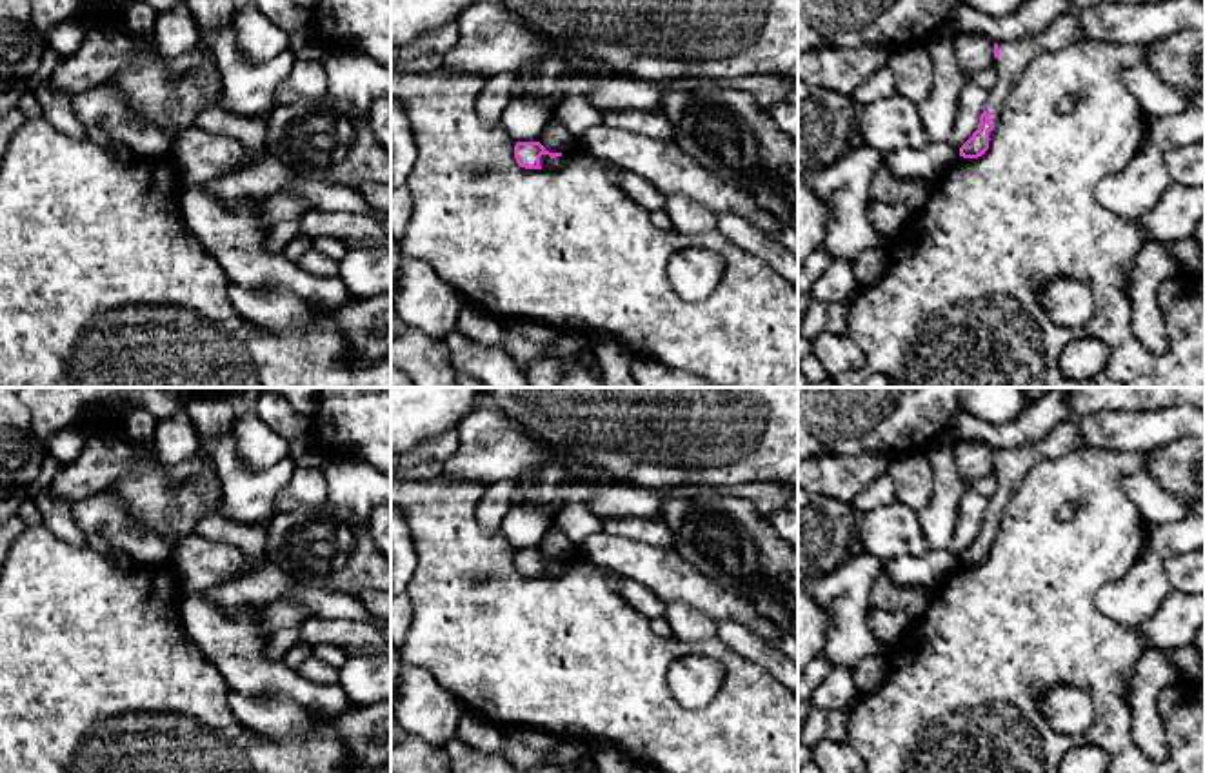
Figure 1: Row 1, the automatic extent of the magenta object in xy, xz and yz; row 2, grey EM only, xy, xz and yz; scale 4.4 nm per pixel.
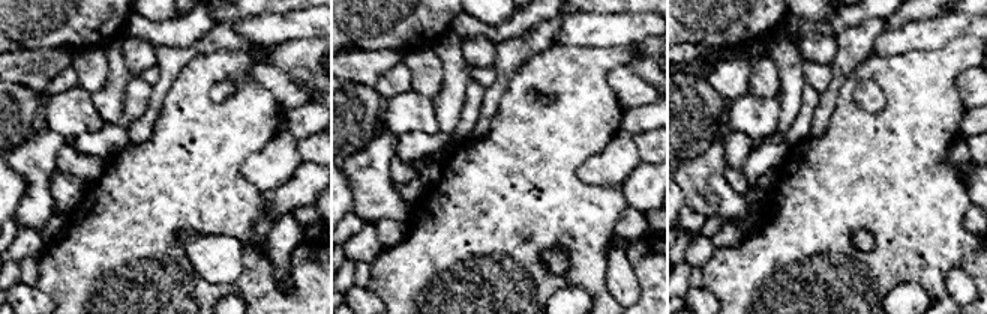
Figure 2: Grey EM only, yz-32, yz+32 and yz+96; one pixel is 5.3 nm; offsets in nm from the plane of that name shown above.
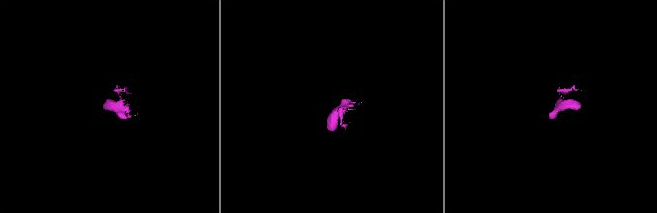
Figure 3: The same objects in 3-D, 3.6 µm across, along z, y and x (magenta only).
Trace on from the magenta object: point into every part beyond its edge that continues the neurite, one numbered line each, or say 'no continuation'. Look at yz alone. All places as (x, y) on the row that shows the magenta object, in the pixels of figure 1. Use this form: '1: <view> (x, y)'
1: yz (1015, 55)

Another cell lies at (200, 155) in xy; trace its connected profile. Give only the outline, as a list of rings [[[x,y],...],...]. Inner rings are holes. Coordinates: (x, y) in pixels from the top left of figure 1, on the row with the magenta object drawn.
[[[194,124],[176,135],[173,155],[185,186],[204,184],[254,164],[238,140],[209,133]]]

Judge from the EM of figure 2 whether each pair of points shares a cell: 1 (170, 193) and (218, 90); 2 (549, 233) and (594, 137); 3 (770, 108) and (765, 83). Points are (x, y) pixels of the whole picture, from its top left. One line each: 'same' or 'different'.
1: different
2: same
3: different

